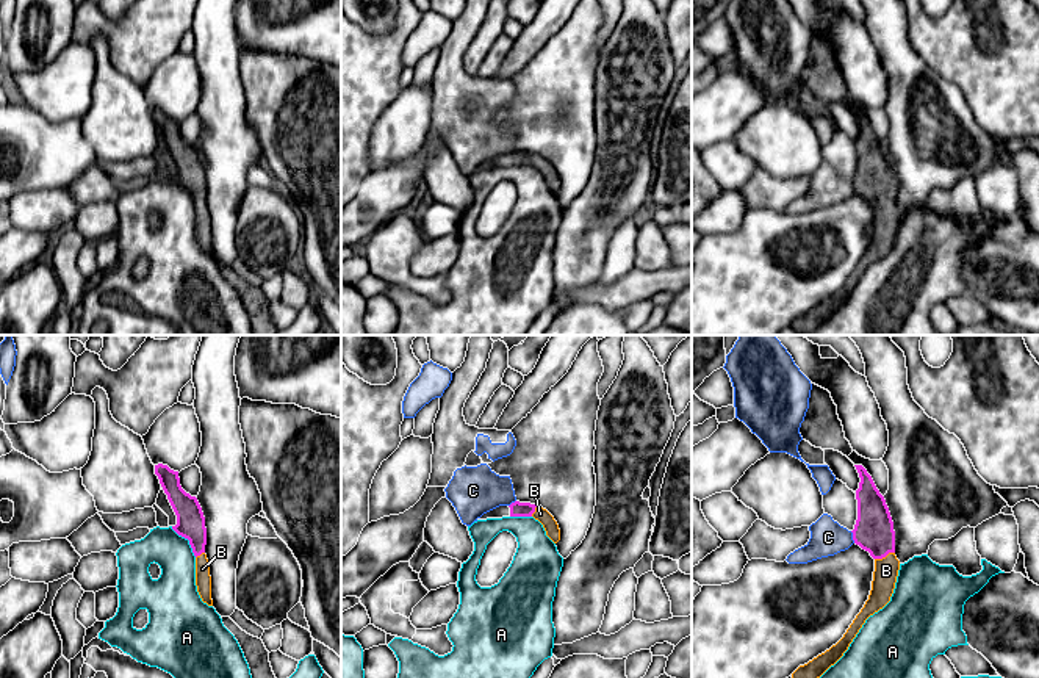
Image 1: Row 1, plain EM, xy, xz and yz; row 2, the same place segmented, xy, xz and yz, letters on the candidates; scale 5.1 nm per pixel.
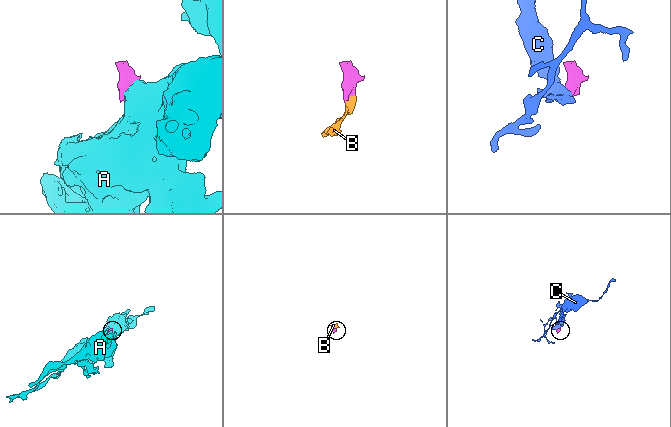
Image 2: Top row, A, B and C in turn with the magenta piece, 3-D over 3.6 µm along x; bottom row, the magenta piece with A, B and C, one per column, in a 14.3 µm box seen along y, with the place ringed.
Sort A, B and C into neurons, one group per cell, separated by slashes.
A / B / C

